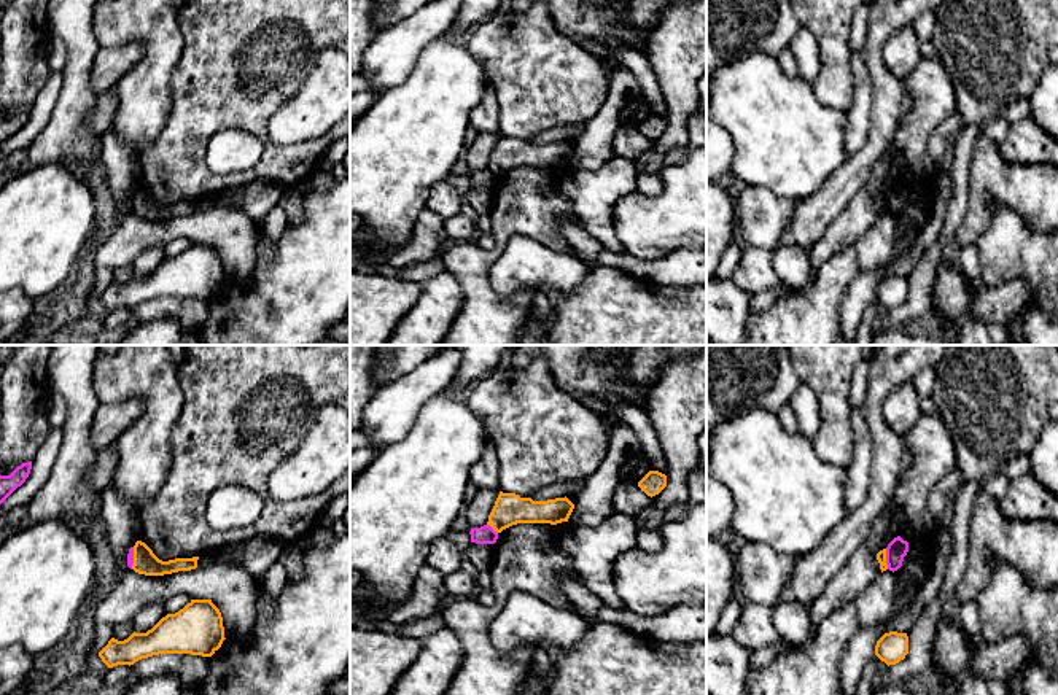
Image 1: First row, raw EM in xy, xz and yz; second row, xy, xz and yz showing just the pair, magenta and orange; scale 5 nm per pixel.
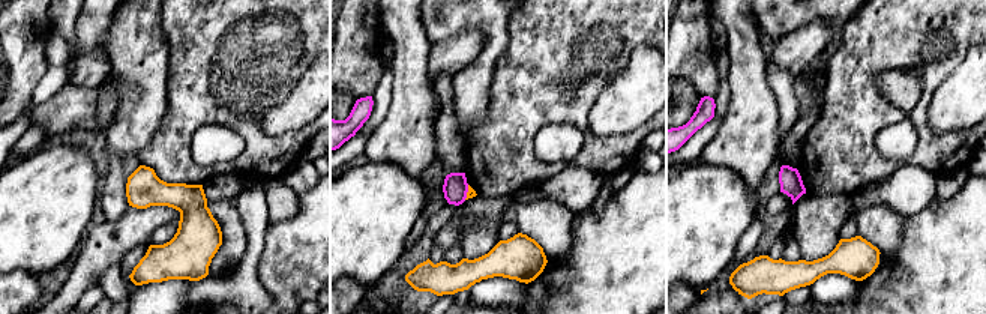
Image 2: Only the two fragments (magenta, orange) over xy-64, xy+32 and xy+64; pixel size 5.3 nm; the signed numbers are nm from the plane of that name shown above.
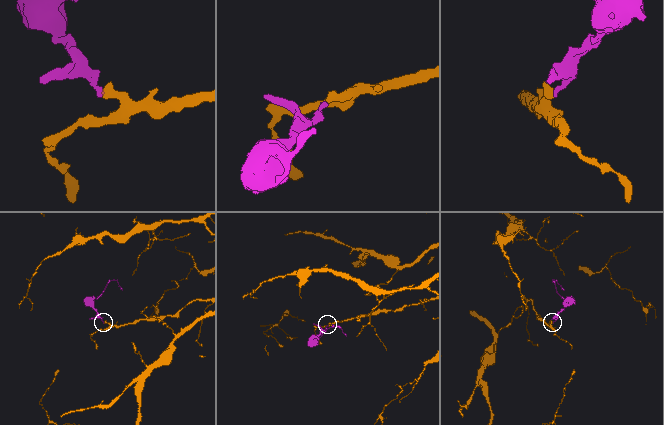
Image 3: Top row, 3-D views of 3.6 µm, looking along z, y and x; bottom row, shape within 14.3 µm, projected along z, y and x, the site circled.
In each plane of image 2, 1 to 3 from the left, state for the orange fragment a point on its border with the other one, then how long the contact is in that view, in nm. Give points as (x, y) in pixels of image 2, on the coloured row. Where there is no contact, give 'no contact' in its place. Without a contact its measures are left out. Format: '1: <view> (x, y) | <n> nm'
1: no contact
2: xy+32 (467, 191) | 80 nm
3: no contact

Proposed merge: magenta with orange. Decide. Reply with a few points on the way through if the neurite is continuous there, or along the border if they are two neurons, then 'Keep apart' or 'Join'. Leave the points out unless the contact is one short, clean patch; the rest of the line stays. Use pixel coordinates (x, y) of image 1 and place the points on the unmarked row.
Boundary: yz (885, 193), (888, 212). Keep apart

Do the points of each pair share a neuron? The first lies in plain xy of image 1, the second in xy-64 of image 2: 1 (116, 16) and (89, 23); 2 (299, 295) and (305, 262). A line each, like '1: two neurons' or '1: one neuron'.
1: two neurons
2: one neuron

